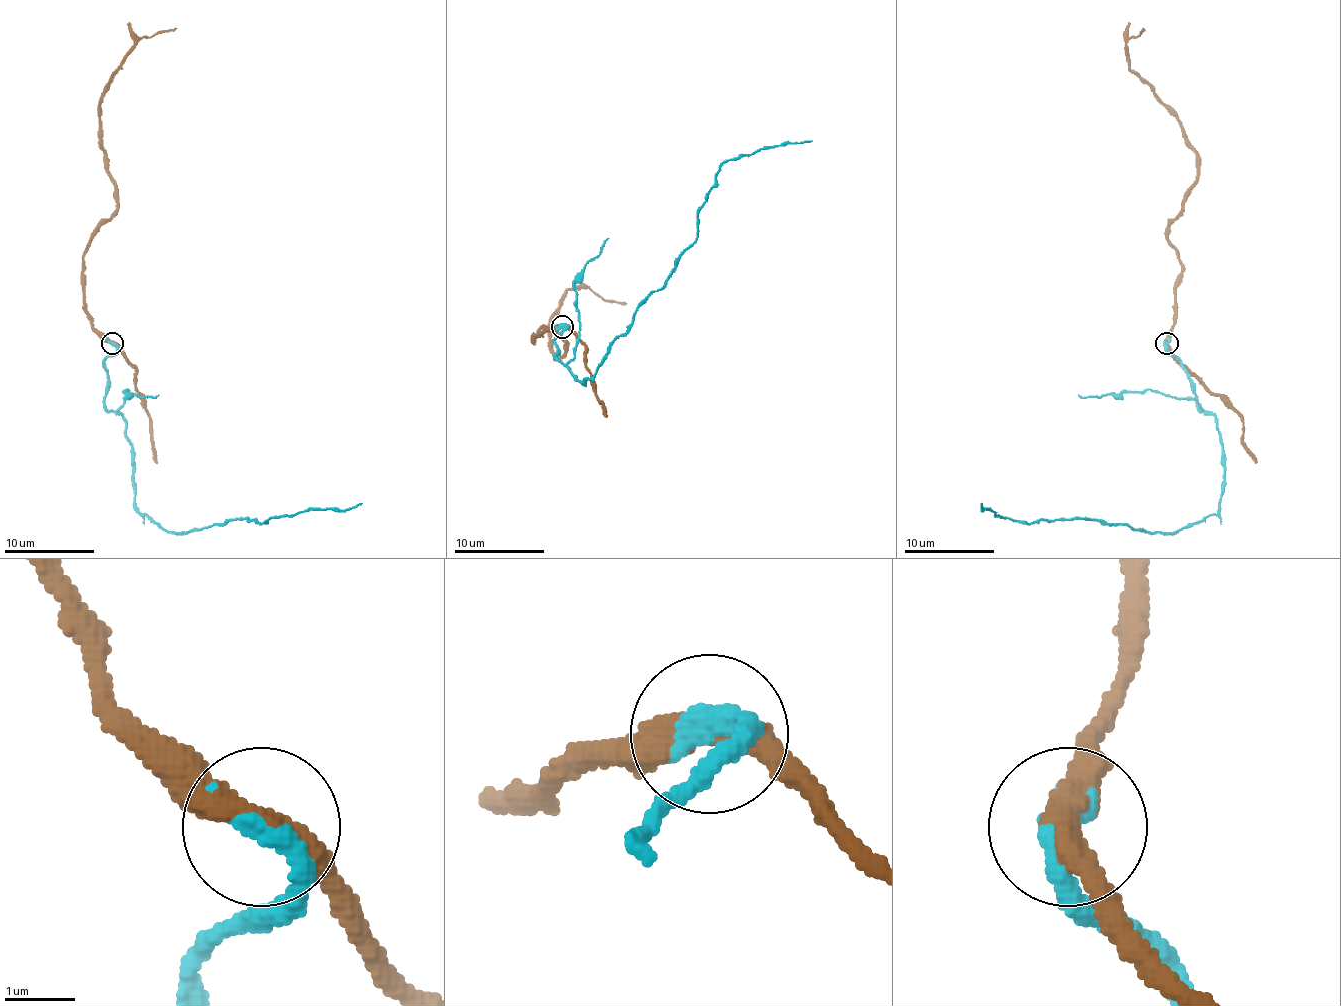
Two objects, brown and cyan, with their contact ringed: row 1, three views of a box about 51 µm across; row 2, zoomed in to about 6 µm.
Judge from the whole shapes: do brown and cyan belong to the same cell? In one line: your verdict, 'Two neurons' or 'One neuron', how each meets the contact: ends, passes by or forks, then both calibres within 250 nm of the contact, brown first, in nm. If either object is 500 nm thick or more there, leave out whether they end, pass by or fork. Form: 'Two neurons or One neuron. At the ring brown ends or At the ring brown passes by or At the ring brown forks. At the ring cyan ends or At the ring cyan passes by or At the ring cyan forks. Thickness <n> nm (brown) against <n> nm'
Two neurons. At the ring brown passes by. At the ring cyan ends. Thickness 400 nm (brown) against 420 nm

